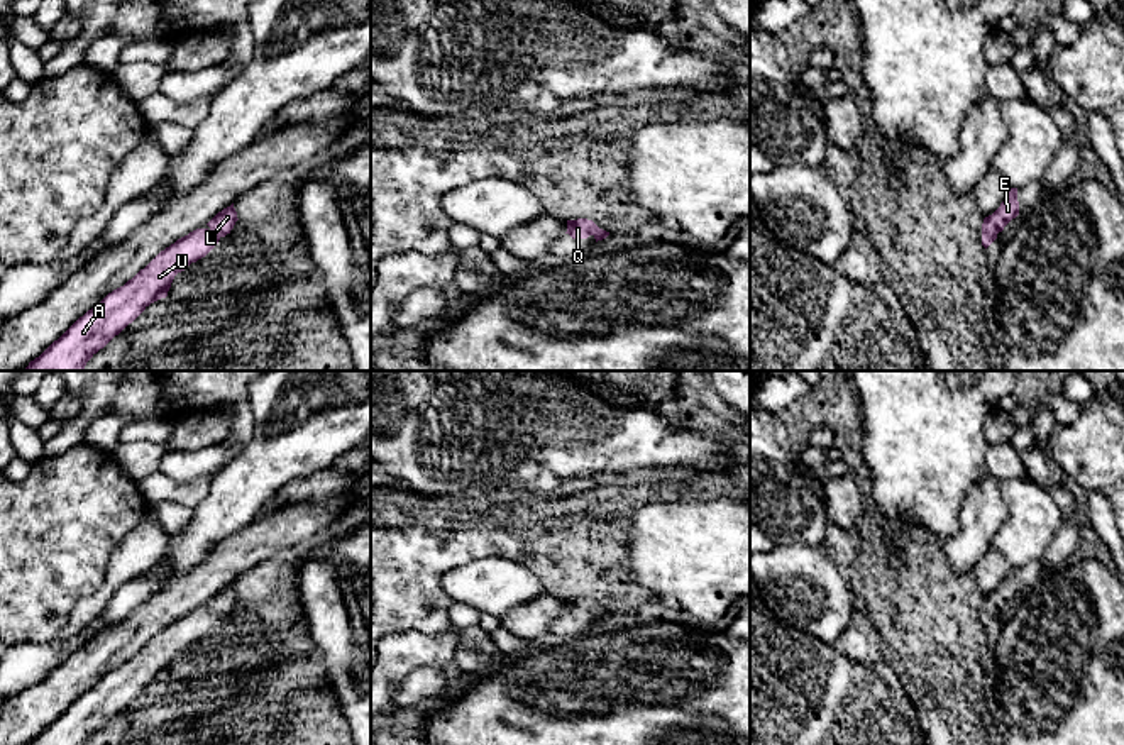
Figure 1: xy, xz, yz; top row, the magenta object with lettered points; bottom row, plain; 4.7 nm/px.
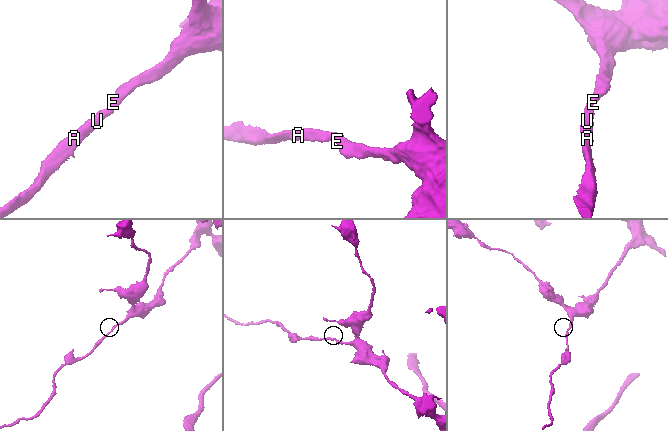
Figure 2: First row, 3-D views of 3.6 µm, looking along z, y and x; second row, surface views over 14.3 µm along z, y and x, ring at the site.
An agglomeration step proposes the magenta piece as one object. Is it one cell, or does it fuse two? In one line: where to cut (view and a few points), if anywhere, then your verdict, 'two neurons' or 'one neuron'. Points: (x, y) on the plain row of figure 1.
no cut; one neuron

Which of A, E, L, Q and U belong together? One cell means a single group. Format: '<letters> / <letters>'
A E L Q U

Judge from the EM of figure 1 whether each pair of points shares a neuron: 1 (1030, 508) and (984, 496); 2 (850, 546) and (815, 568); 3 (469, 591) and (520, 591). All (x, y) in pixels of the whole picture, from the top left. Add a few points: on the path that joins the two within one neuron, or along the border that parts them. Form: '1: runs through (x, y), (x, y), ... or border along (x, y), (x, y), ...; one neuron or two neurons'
1: border along (1001, 481), (1008, 518), (992, 540); two neurons
2: border along (820, 547), (847, 573); two neurons
3: runs through (481, 591), (508, 591); one neuron

